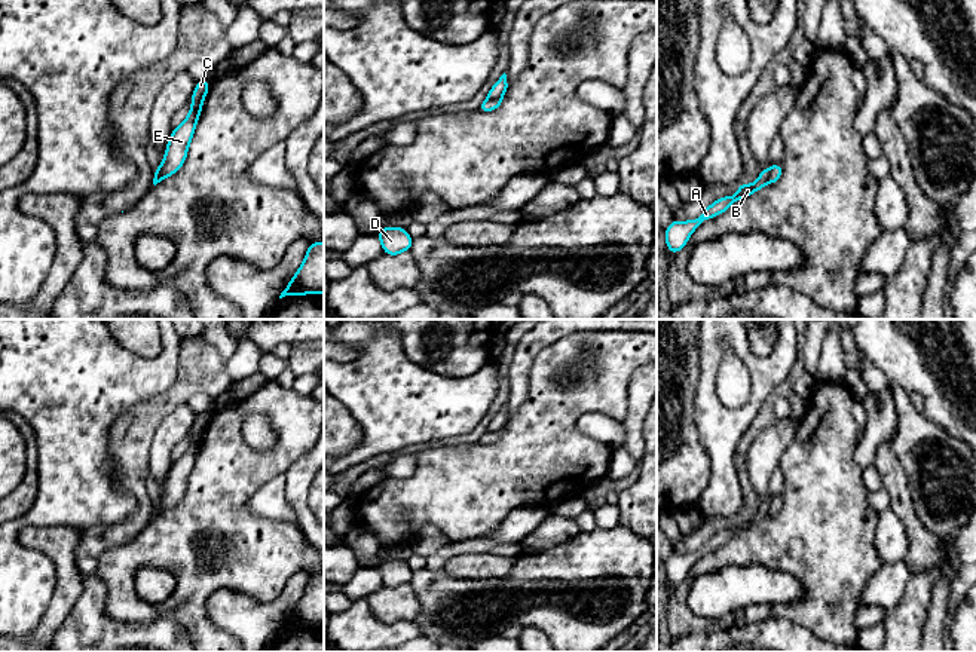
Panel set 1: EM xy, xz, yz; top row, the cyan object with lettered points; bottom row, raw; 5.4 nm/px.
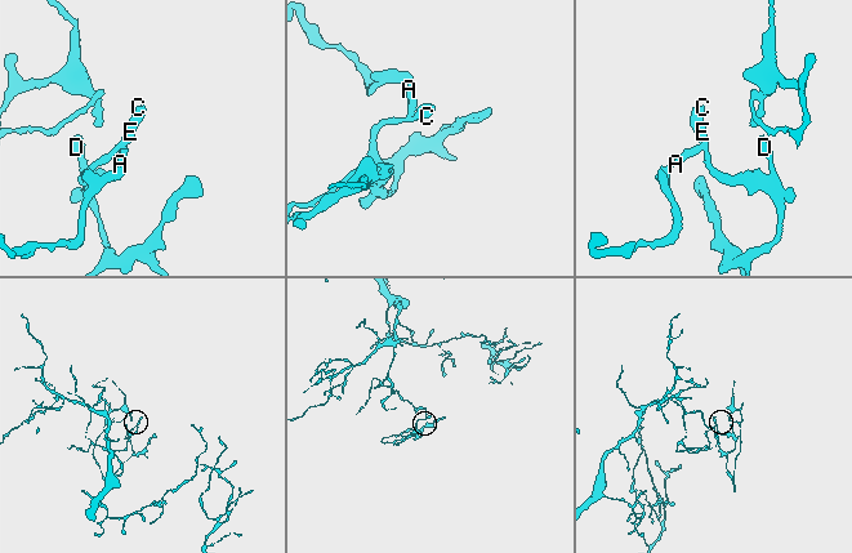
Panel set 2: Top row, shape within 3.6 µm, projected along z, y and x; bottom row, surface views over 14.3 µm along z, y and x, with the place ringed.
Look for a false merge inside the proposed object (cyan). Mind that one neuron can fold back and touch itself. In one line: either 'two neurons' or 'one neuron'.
two neurons

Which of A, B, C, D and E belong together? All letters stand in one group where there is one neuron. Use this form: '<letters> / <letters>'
A B / C D E

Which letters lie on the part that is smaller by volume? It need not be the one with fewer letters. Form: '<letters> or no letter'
C, D, E

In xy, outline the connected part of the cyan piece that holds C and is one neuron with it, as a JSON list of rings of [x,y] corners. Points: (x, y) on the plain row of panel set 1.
[[[211,413],[196,414],[189,449],[181,457],[175,459],[171,466],[165,484],[165,492],[154,505],[154,518],[162,509],[166,511],[175,506],[183,499],[209,419]]]

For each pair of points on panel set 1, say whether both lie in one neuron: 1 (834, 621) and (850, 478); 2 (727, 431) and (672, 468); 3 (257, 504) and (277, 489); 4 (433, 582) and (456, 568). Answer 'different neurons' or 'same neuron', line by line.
1: same neuron
2: different neurons
3: same neuron
4: different neurons

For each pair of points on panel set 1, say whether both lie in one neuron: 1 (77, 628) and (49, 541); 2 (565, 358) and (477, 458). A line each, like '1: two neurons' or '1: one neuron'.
1: two neurons
2: one neuron

